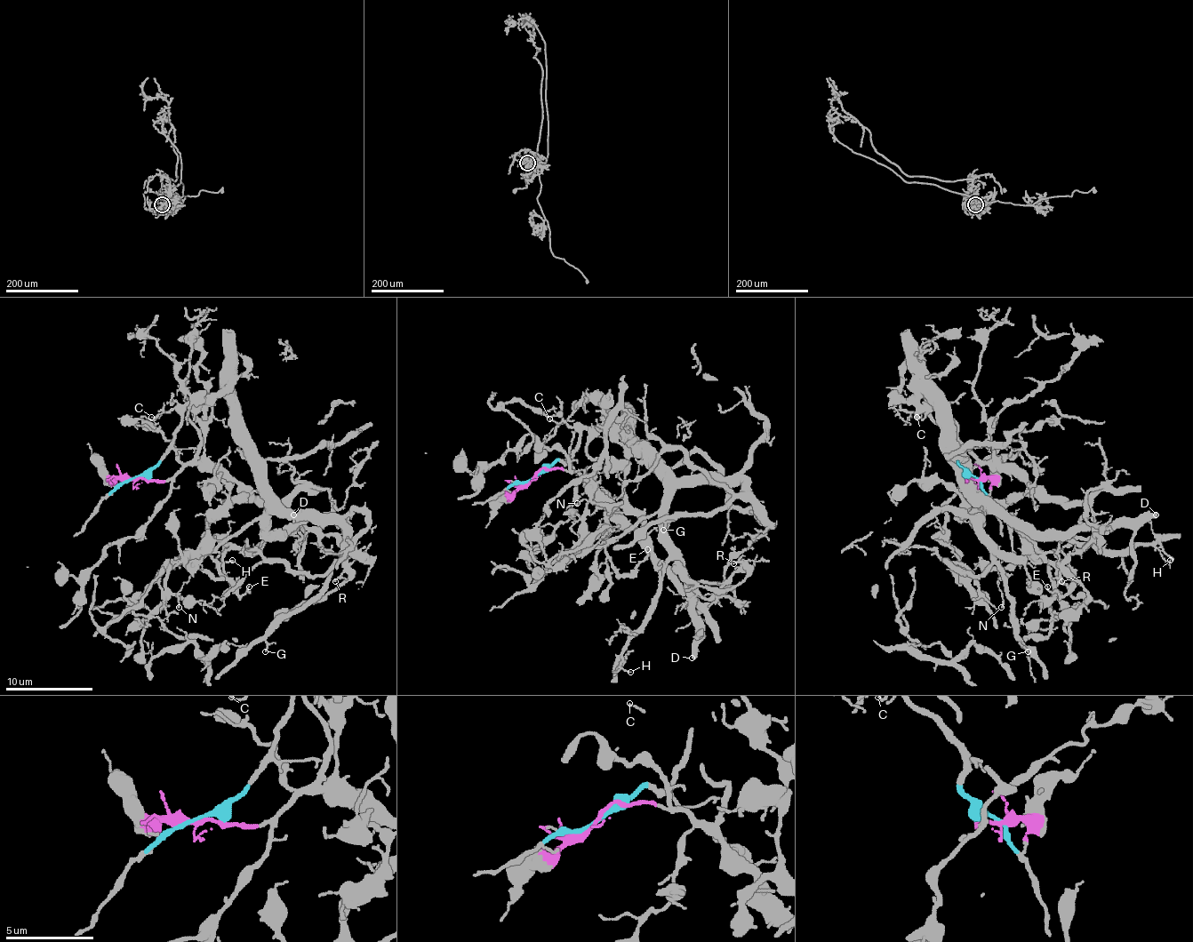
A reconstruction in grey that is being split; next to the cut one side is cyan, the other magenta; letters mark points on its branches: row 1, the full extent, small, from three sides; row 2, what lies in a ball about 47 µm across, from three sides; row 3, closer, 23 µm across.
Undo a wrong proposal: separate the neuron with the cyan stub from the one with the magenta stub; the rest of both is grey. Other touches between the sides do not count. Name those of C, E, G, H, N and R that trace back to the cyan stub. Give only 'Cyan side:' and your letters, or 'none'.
Cyan side: C, G, H

